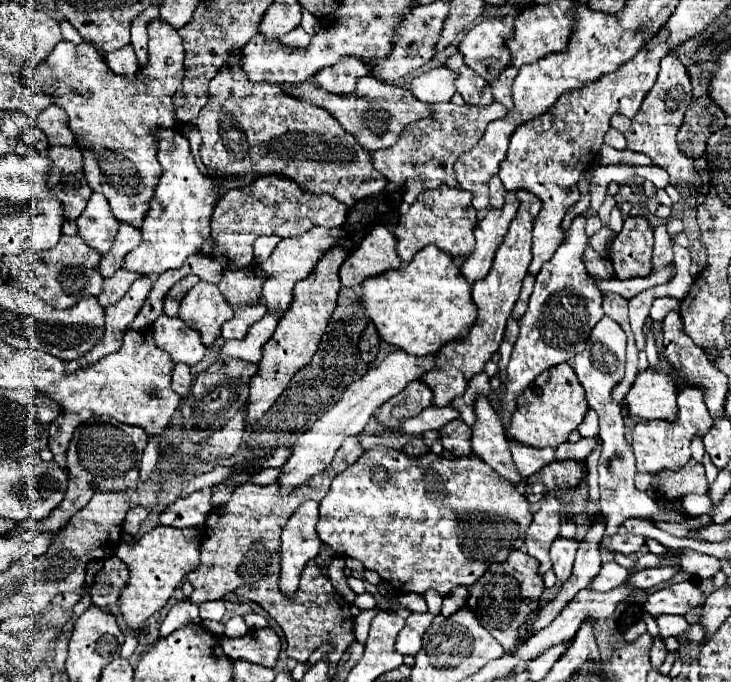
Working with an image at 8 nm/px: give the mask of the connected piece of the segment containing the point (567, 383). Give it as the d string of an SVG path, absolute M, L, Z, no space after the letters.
M569 364L553 366L551 370L545 370L535 382L517 398L517 410L511 416L511 424L507 428L509 440L515 440L525 446L559 446L567 442L567 436L577 430L577 426L583 422L589 406L583 394L583 386L579 386L579 380L575 378L575 372Z

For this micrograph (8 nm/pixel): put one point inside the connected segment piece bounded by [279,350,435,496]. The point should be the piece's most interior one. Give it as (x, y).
(313, 452)

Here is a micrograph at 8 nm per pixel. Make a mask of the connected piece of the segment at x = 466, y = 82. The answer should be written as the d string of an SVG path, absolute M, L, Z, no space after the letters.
M459 52L453 54L451 58L447 58L447 68L459 72L455 86L457 86L457 92L463 96L463 100L469 106L473 106L473 104L475 106L487 106L493 102L491 86L463 62L463 56Z

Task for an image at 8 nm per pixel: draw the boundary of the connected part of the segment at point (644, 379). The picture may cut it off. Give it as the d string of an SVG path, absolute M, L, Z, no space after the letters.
M657 370L637 374L625 396L629 414L641 420L673 420L677 410L677 382Z

